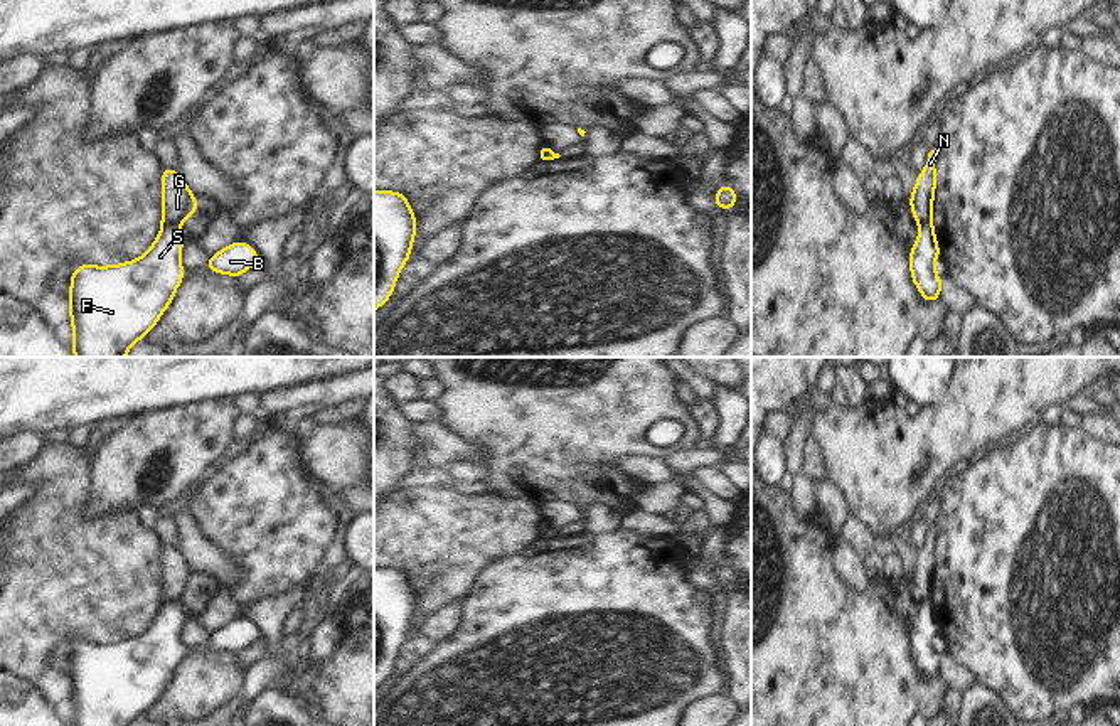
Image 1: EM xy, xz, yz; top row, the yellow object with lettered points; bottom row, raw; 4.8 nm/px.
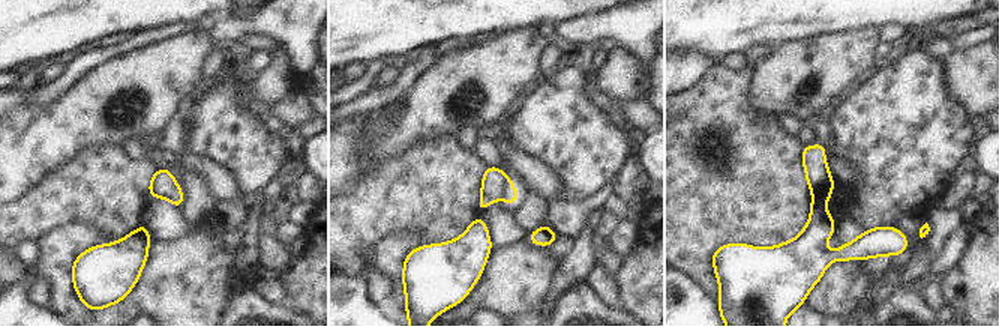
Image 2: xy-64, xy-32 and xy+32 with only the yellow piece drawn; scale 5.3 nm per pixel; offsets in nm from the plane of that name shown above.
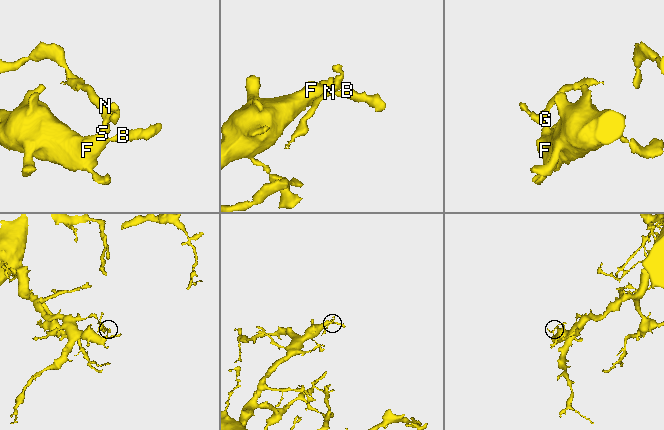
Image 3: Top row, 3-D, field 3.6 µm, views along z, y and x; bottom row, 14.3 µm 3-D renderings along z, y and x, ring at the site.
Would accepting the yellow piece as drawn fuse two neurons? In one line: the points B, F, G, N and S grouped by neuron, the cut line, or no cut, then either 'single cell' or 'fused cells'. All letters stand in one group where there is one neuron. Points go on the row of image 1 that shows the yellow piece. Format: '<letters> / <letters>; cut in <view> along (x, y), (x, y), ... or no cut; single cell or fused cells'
B F S / G N; cut in xy along (176, 223), (162, 226); fused cells

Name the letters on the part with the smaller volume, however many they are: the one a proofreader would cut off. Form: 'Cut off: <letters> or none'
Cut off: G, N

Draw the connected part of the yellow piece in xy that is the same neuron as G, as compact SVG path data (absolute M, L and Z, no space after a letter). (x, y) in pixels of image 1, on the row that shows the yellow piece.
M162 167L162 192L163 192L163 216L162 226L179 224L180 221L192 217L200 204L194 200L190 189L185 185L180 173L172 168Z

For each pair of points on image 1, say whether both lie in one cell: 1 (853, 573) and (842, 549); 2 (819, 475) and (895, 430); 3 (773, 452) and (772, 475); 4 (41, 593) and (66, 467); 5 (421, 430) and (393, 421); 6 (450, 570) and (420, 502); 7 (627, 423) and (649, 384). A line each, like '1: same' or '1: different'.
1: same
2: different
3: same
4: same
5: different
6: same
7: same

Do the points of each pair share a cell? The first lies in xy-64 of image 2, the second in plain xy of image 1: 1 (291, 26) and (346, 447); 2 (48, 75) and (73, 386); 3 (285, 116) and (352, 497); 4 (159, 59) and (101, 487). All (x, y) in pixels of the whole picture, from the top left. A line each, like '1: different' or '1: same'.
1: different
2: different
3: same
4: same

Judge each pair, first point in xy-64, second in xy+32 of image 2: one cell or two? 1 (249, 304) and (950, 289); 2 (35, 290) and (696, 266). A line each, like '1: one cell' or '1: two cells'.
1: two cells
2: one cell

